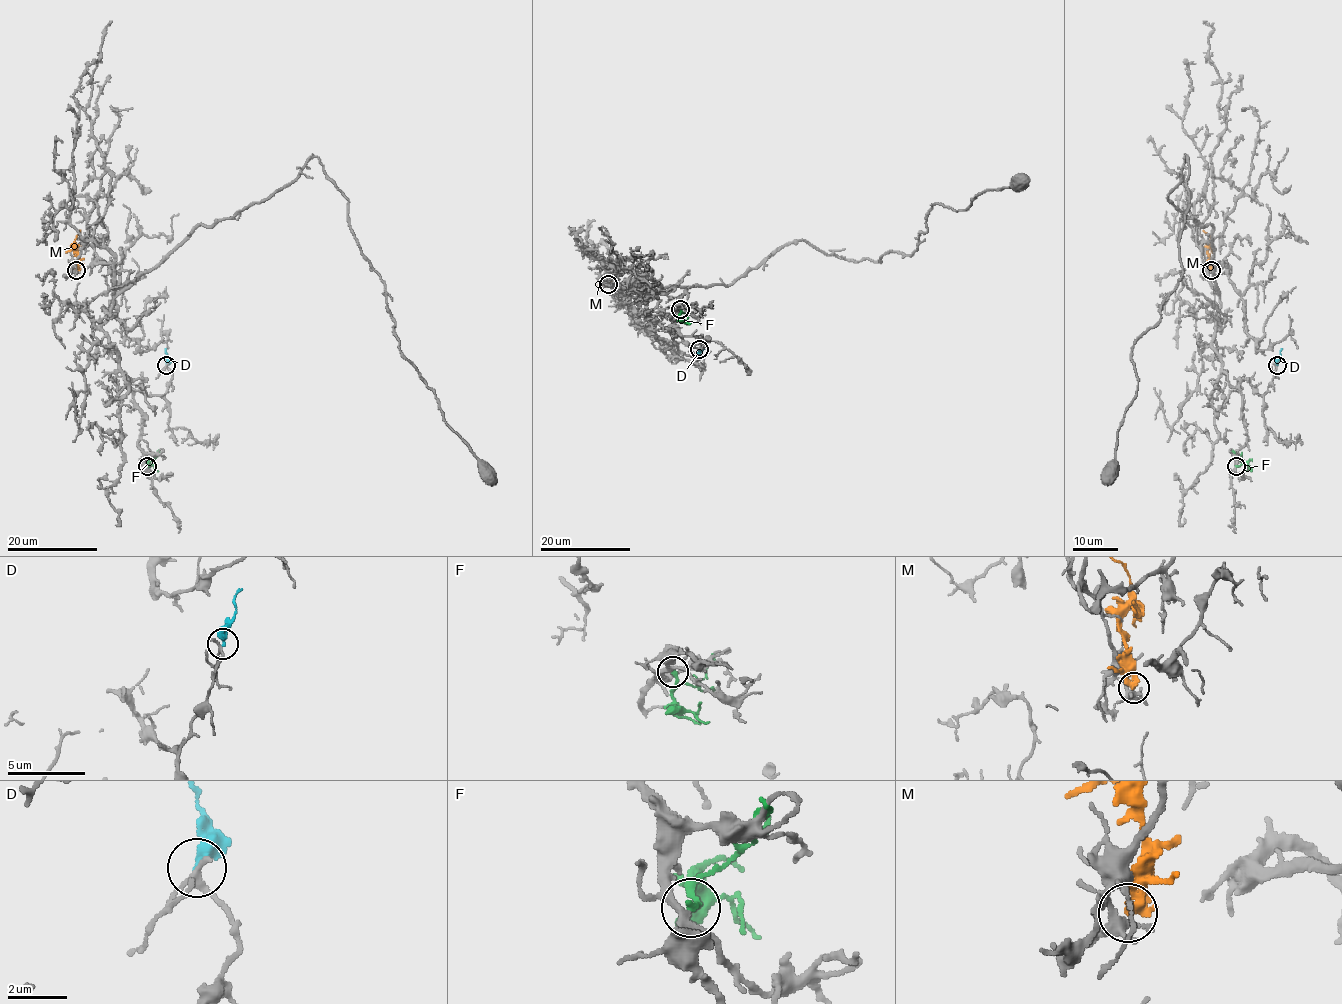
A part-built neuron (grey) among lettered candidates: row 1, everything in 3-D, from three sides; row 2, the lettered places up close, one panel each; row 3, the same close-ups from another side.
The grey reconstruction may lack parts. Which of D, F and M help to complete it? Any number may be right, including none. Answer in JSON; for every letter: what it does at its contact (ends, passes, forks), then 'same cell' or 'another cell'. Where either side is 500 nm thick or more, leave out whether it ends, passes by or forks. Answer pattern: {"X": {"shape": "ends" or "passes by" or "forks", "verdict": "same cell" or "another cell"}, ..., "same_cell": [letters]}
{"D": {"shape": "ends", "verdict": "same cell"}, "F": {"shape": "ends", "verdict": "another cell"}, "M": {"shape": "ends", "verdict": "another cell"}, "same_cell": ["D"]}

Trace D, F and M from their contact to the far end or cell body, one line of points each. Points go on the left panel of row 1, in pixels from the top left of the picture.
D: (166, 365), (165, 348)
F: (147, 466), (158, 450)
M: (76, 269), (78, 255), (75, 239), (79, 230)

